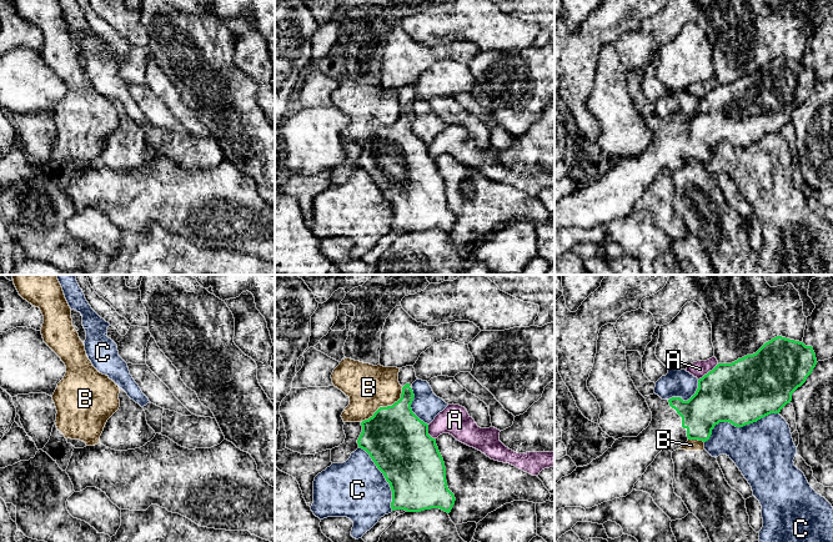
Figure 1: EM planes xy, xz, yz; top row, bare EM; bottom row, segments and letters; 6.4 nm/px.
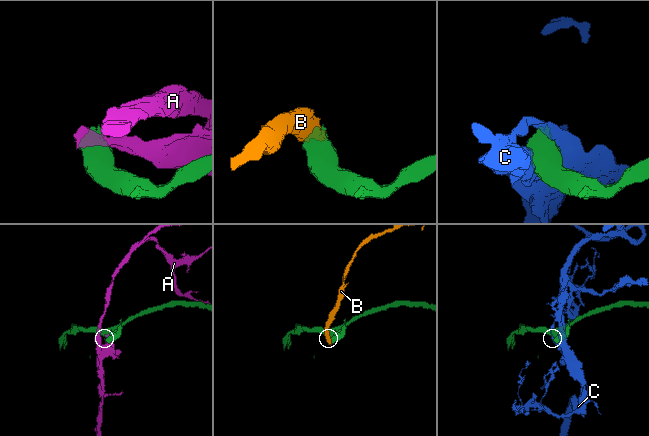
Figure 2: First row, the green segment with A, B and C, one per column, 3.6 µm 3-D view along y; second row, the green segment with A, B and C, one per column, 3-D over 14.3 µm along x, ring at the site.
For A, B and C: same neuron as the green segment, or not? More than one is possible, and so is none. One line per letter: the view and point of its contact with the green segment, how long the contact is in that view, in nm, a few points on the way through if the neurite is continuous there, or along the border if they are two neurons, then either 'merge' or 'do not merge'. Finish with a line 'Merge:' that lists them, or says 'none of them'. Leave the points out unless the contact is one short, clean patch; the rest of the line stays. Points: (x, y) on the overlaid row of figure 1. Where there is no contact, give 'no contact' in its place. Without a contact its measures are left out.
A: meets green in yz at (709, 371); contact 170 nm long; do not merge
B: meets green in xz at (385, 407); contact 360 nm long; do not merge
C: meets green in yz at (738, 426); contact 500 nm long; do not merge
Merge: none of them

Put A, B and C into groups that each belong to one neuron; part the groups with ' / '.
A / B / C

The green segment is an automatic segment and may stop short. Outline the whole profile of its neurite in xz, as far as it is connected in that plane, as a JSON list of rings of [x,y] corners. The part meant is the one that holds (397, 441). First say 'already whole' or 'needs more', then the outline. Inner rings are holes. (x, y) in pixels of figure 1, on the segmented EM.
needs more | [[[413,366],[400,368],[401,398],[361,422],[357,443],[390,483],[392,511],[440,508],[450,513],[456,498],[447,487],[443,458],[428,435],[428,425],[411,408],[416,380]]]

